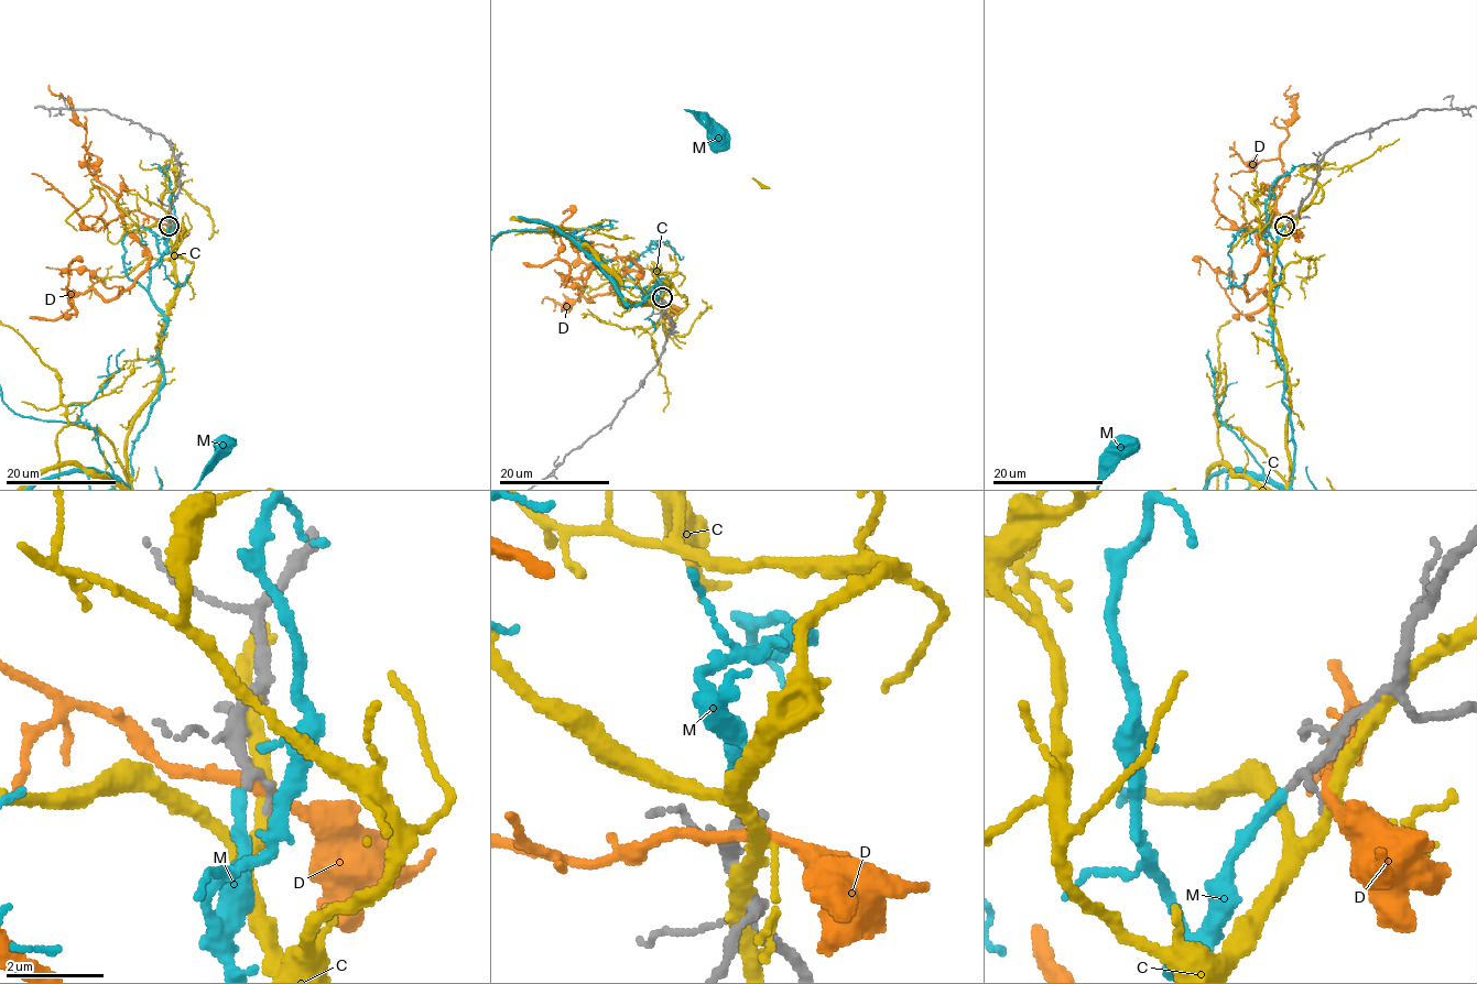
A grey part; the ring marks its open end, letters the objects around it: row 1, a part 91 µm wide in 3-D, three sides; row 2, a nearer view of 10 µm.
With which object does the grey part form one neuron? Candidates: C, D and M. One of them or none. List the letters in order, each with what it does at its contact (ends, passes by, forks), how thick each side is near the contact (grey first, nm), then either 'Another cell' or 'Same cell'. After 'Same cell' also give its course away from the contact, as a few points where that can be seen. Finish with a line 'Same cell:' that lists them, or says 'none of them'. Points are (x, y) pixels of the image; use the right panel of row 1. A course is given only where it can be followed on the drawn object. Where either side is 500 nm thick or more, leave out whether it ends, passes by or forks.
C: It forks there. Thickness 160 nm (grey) against 240 nm. Another cell
D: It passes by. Thickness 220 nm (grey) against 240 nm. Another cell
M: It ends there. Thickness 170 nm (grey) against 220 nm. Same cell
Same cell: M

